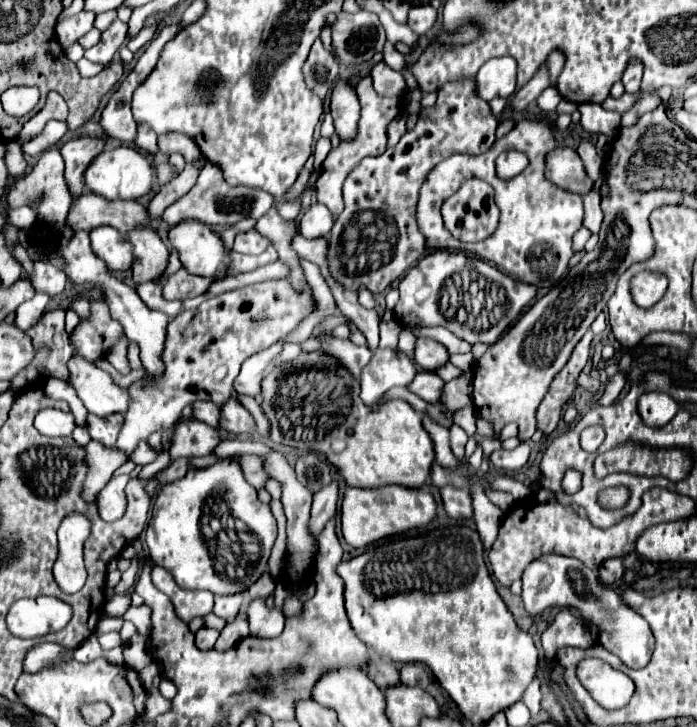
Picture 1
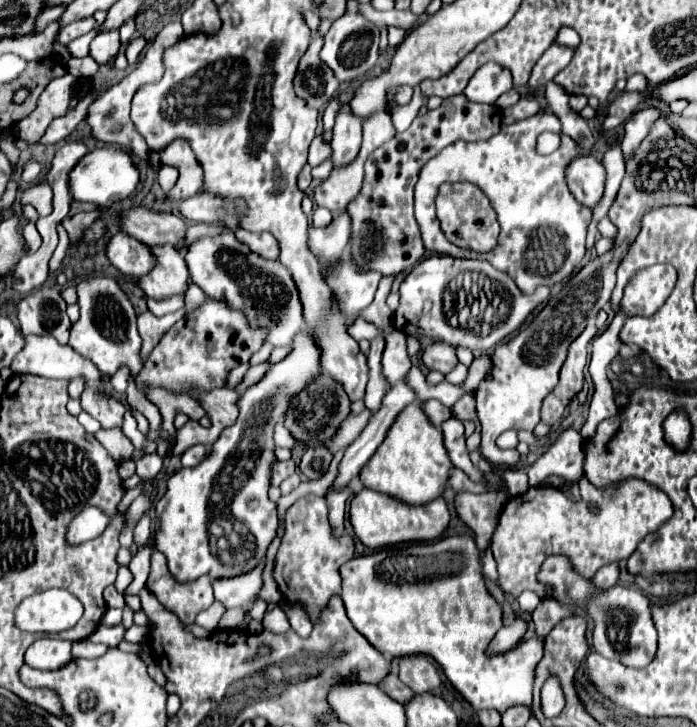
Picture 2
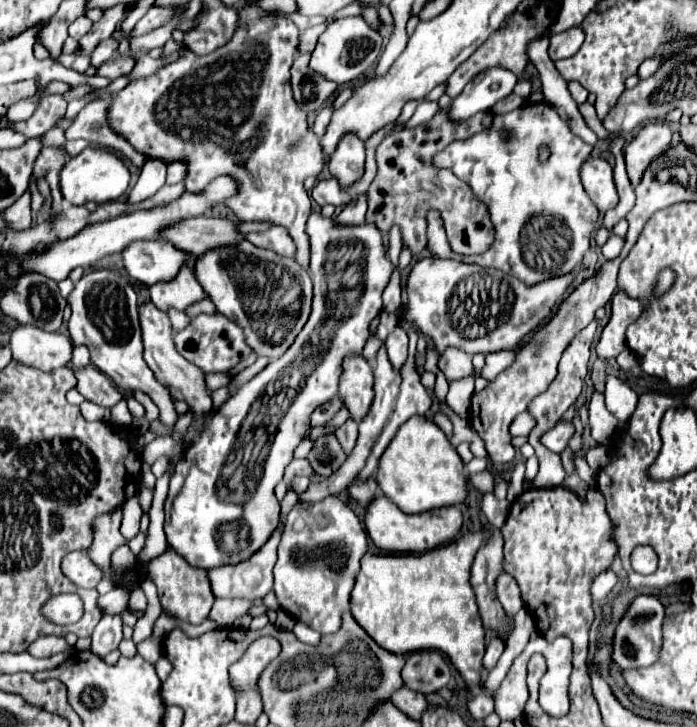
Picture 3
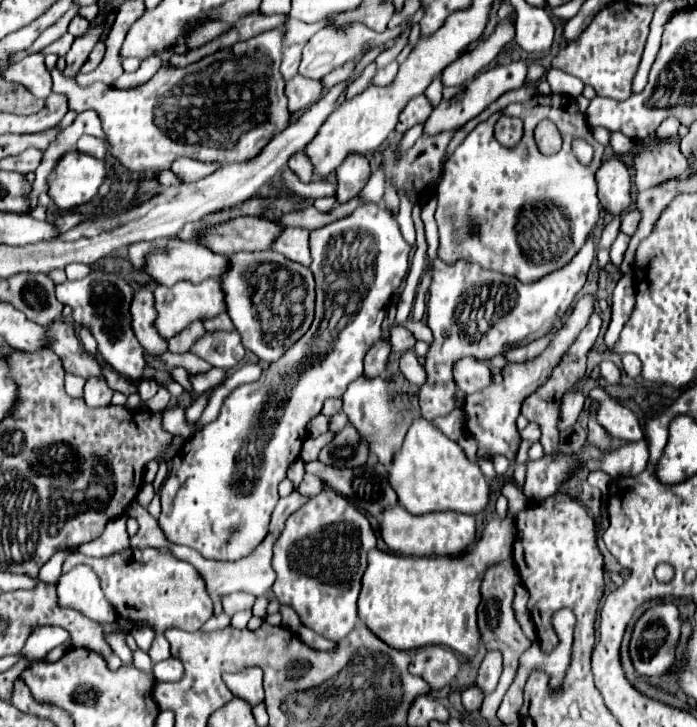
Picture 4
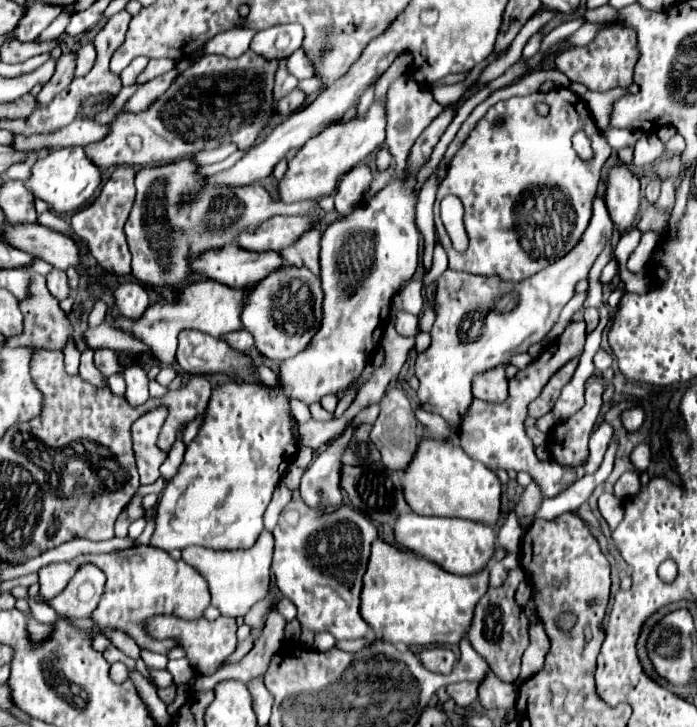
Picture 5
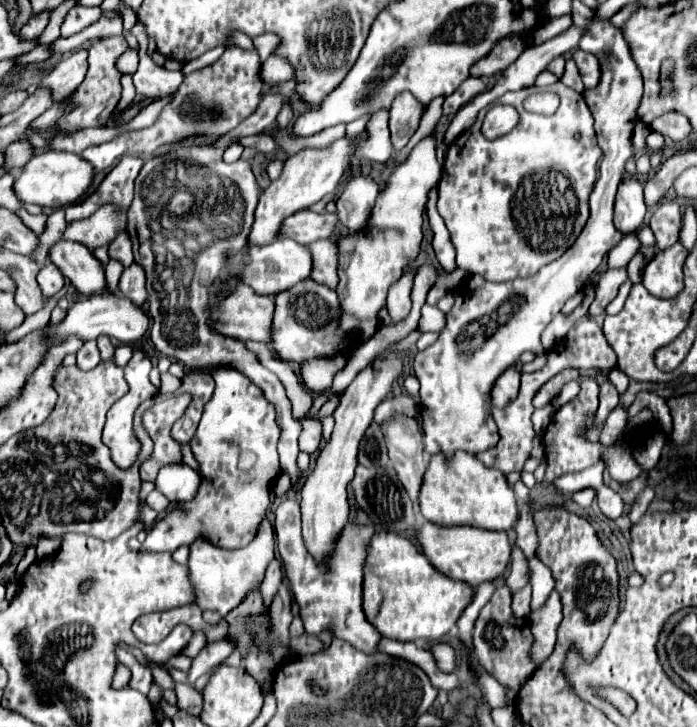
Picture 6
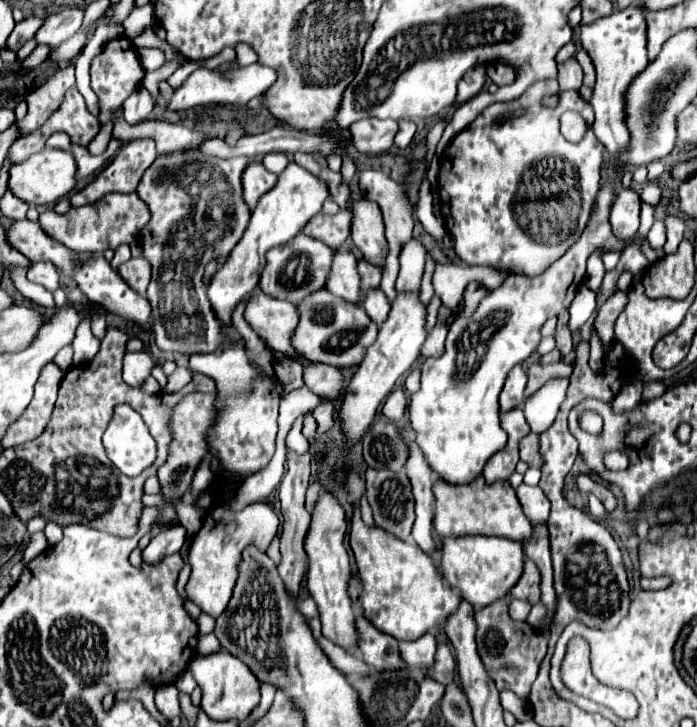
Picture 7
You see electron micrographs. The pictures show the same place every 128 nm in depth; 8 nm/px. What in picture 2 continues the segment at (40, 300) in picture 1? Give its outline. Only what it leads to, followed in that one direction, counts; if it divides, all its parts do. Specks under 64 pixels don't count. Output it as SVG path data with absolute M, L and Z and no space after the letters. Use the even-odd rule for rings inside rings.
M62 222L58 224L57 231L59 236L59 243L49 261L49 273L56 273L60 268L62 260L65 256L65 252L69 246L68 235L62 225Z

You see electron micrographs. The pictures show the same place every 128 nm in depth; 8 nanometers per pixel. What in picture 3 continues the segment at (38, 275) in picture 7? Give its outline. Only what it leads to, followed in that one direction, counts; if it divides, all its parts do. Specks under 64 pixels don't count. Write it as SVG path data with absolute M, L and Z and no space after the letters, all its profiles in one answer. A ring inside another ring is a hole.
M92 270L82 276L68 296L72 316L68 322L70 338L74 346L86 346L90 350L90 362L104 372L120 390L140 390L152 398L160 410L160 422L172 428L178 420L174 398L168 388L156 382L152 370L142 358L140 320L138 320L138 296L126 274L114 270Z

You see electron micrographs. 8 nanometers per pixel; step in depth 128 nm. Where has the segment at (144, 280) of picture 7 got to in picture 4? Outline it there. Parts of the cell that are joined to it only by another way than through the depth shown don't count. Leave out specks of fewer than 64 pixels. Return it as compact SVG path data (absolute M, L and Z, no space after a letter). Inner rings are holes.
M140 290L134 292L134 300L132 300L132 328L136 332L138 342L142 344L144 352L148 356L160 356L168 350L168 342L166 338L160 336L158 328L156 328L156 308L154 308L154 296L150 290Z

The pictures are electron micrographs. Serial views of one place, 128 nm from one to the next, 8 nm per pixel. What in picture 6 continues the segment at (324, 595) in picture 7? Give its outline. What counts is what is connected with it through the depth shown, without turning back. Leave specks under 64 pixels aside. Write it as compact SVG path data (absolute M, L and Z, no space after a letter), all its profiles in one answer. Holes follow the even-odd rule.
M390 348L382 352L368 368L364 368L352 384L342 394L338 408L334 412L336 426L330 436L330 440L320 448L314 470L306 476L306 482L302 486L302 534L308 552L312 556L322 558L332 550L332 544L340 532L340 528L348 520L348 500L346 500L346 486L350 484L356 468L356 454L358 444L366 432L366 428L372 424L374 408L388 396L392 382L402 372L402 358L396 358Z

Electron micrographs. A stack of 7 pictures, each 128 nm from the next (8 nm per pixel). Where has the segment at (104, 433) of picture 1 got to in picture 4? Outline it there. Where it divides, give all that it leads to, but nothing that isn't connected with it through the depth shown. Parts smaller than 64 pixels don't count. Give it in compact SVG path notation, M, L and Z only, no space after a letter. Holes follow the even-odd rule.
M58 320L56 324L52 324L52 328L48 328L48 332L56 336L56 344L52 344L52 350L60 356L62 366L68 374L74 374L80 378L92 378L92 376L104 378L102 366L98 364L98 360L82 350L82 344L76 338L76 330L72 324Z

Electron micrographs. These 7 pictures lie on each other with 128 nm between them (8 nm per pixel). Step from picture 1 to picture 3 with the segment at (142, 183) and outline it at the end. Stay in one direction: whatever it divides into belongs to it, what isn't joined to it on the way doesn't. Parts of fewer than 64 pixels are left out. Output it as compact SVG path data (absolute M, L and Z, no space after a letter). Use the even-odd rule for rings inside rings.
M106 148L82 150L78 156L70 158L68 164L64 164L64 168L60 172L62 194L64 194L66 202L70 202L74 206L82 206L86 202L96 202L96 204L114 202L128 190L128 184L130 184L128 168L114 152L110 152Z

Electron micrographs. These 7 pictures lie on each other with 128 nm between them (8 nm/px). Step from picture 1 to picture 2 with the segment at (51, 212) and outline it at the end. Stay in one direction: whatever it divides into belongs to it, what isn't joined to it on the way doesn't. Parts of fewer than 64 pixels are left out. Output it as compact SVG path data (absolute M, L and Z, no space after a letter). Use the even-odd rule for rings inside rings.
M44 178L44 180L32 184L30 188L26 188L20 196L20 202L22 202L22 206L26 206L26 204L34 206L40 216L48 216L52 212L52 188L50 188L48 180Z

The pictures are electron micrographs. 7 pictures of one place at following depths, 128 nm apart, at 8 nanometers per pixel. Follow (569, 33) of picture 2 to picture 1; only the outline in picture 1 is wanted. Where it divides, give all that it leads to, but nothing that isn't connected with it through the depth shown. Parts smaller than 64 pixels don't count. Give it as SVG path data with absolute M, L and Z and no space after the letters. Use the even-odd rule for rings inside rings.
M554 50L546 61L549 70L550 86L556 87L556 80L564 67L565 56L560 50Z

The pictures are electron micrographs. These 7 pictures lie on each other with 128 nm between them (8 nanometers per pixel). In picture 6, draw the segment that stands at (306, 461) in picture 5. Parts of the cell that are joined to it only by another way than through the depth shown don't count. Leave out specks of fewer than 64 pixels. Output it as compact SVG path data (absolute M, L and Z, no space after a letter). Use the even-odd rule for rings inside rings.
M316 418L302 422L300 450L312 456L320 448L320 444L322 444L322 426L320 426L320 422Z

